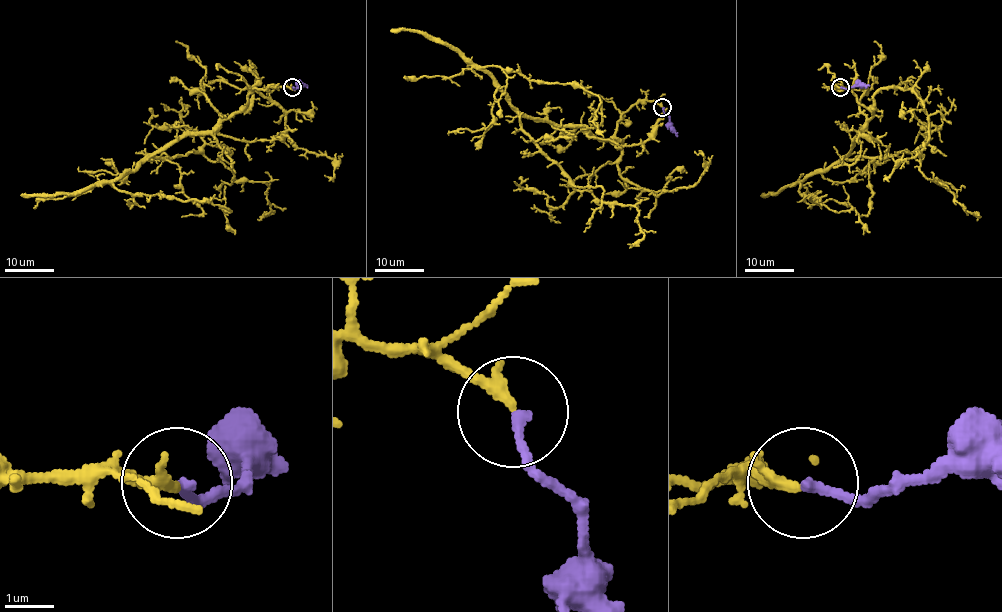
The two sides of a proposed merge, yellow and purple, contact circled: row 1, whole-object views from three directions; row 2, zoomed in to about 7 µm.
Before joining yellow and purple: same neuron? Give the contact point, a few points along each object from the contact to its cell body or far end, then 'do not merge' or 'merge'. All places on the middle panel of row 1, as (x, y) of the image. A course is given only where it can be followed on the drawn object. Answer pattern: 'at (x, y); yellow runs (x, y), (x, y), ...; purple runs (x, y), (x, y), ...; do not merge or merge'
at (662, 107); yellow runs (662, 108), (638, 100), (596, 139), (523, 116), (483, 67), (578, 83), (600, 99), (594, 120), (605, 130); purple runs (662, 108), (669, 119), (669, 128), (677, 136); merge

